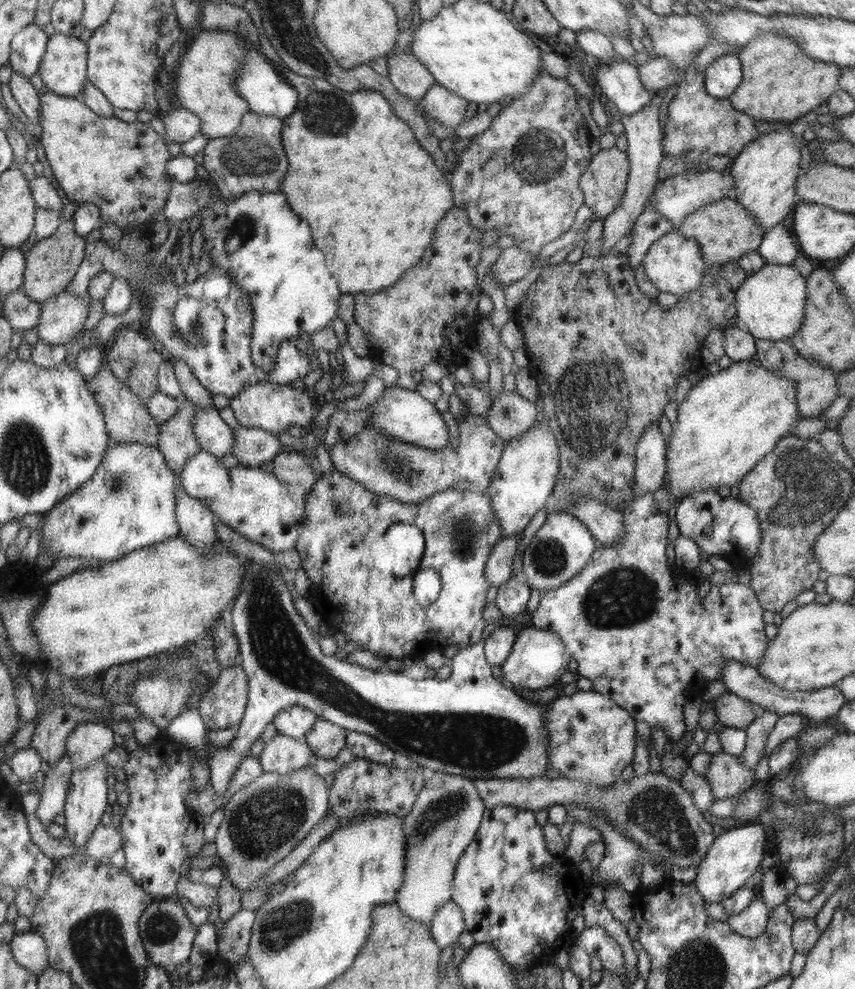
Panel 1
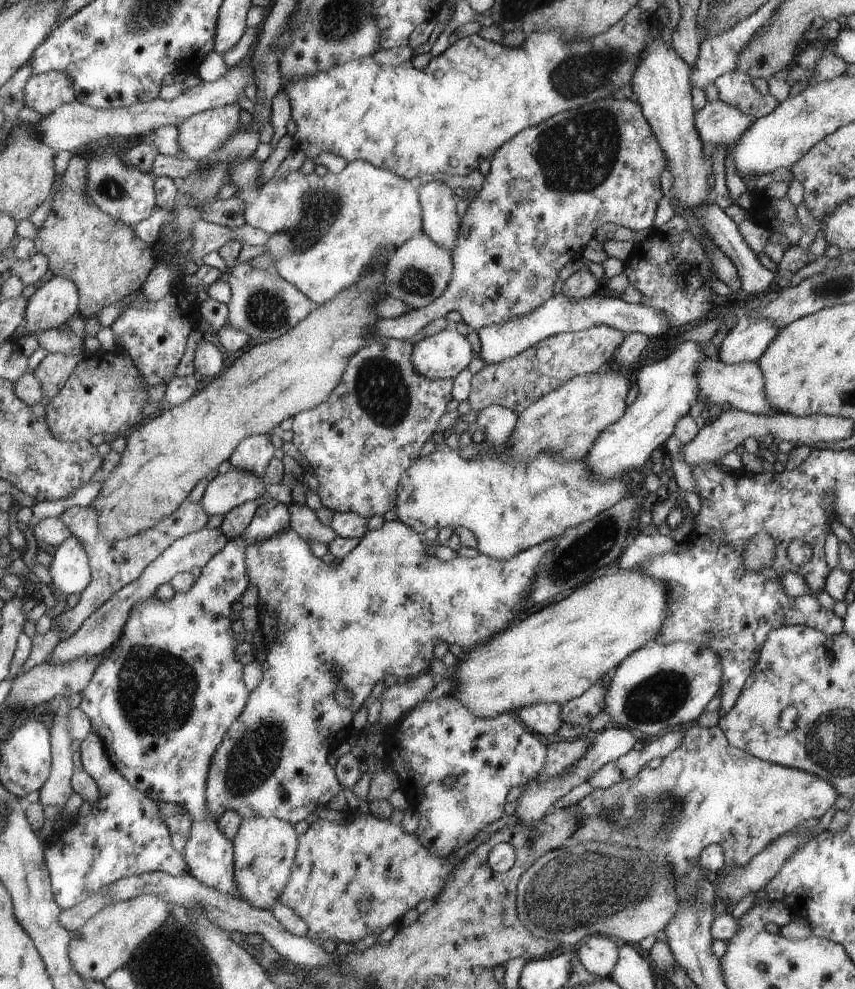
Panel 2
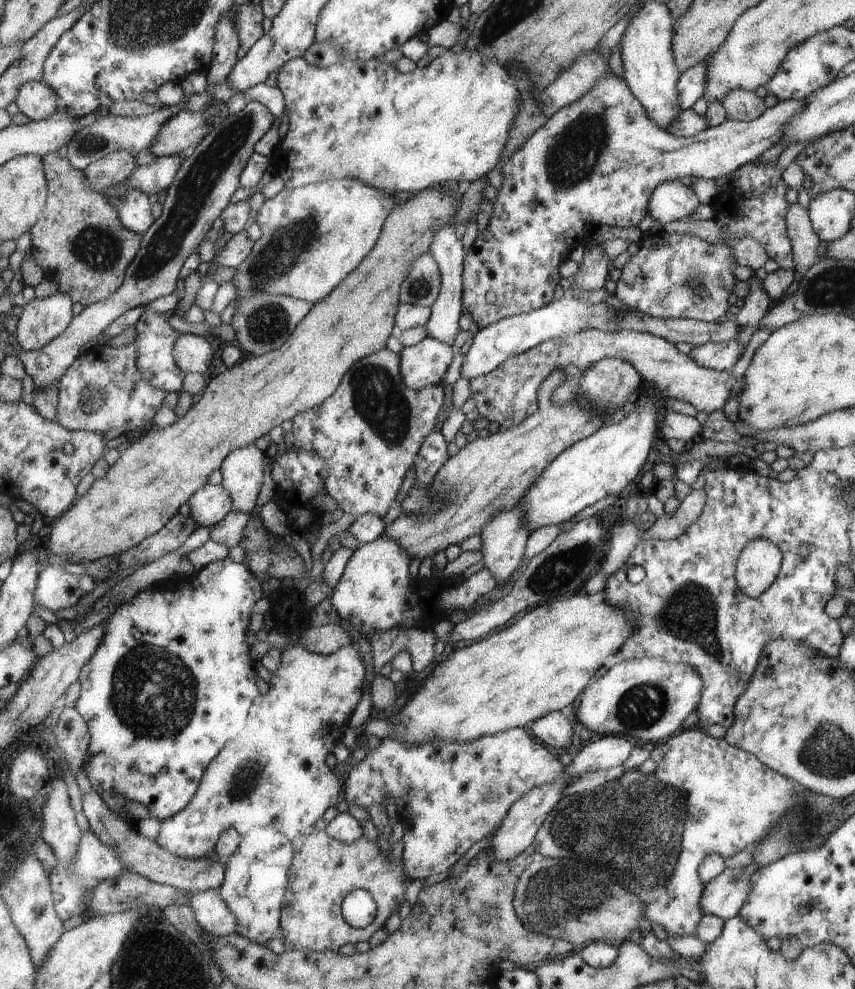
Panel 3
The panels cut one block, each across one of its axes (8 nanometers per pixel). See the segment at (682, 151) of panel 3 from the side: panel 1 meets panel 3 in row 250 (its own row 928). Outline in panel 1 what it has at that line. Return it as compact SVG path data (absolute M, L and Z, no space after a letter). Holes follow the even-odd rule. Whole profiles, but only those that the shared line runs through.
M495 806L484 814L477 836L457 862L453 880L452 900L461 908L466 928L478 945L490 945L498 950L502 960L516 970L524 970L536 960L552 960L554 944L570 940L578 931L584 900L590 886L584 883L580 872L572 870L568 862L546 850L544 834L532 810L515 806Z

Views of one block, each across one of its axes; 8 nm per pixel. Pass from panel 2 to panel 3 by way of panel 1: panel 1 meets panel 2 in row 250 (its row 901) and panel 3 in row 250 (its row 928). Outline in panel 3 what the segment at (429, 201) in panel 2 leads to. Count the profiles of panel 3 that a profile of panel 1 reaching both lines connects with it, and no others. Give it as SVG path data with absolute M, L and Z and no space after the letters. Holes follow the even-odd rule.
M453 224L442 227L436 234L430 252L433 254L441 271L440 294L437 296L436 302L432 306L432 314L429 322L425 324L428 337L445 342L447 345L454 344L456 335L461 329L458 319L463 313L463 258L466 249L462 245L462 241L456 238Z

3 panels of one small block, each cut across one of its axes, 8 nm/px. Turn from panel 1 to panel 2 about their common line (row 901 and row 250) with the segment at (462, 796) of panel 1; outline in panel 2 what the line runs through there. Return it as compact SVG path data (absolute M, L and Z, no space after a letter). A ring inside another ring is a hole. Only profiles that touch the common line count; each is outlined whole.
M423 232L417 233L414 239L407 240L398 247L384 265L386 270L386 295L401 300L412 309L432 304L439 296L445 294L453 276L453 255L450 250L438 246Z

